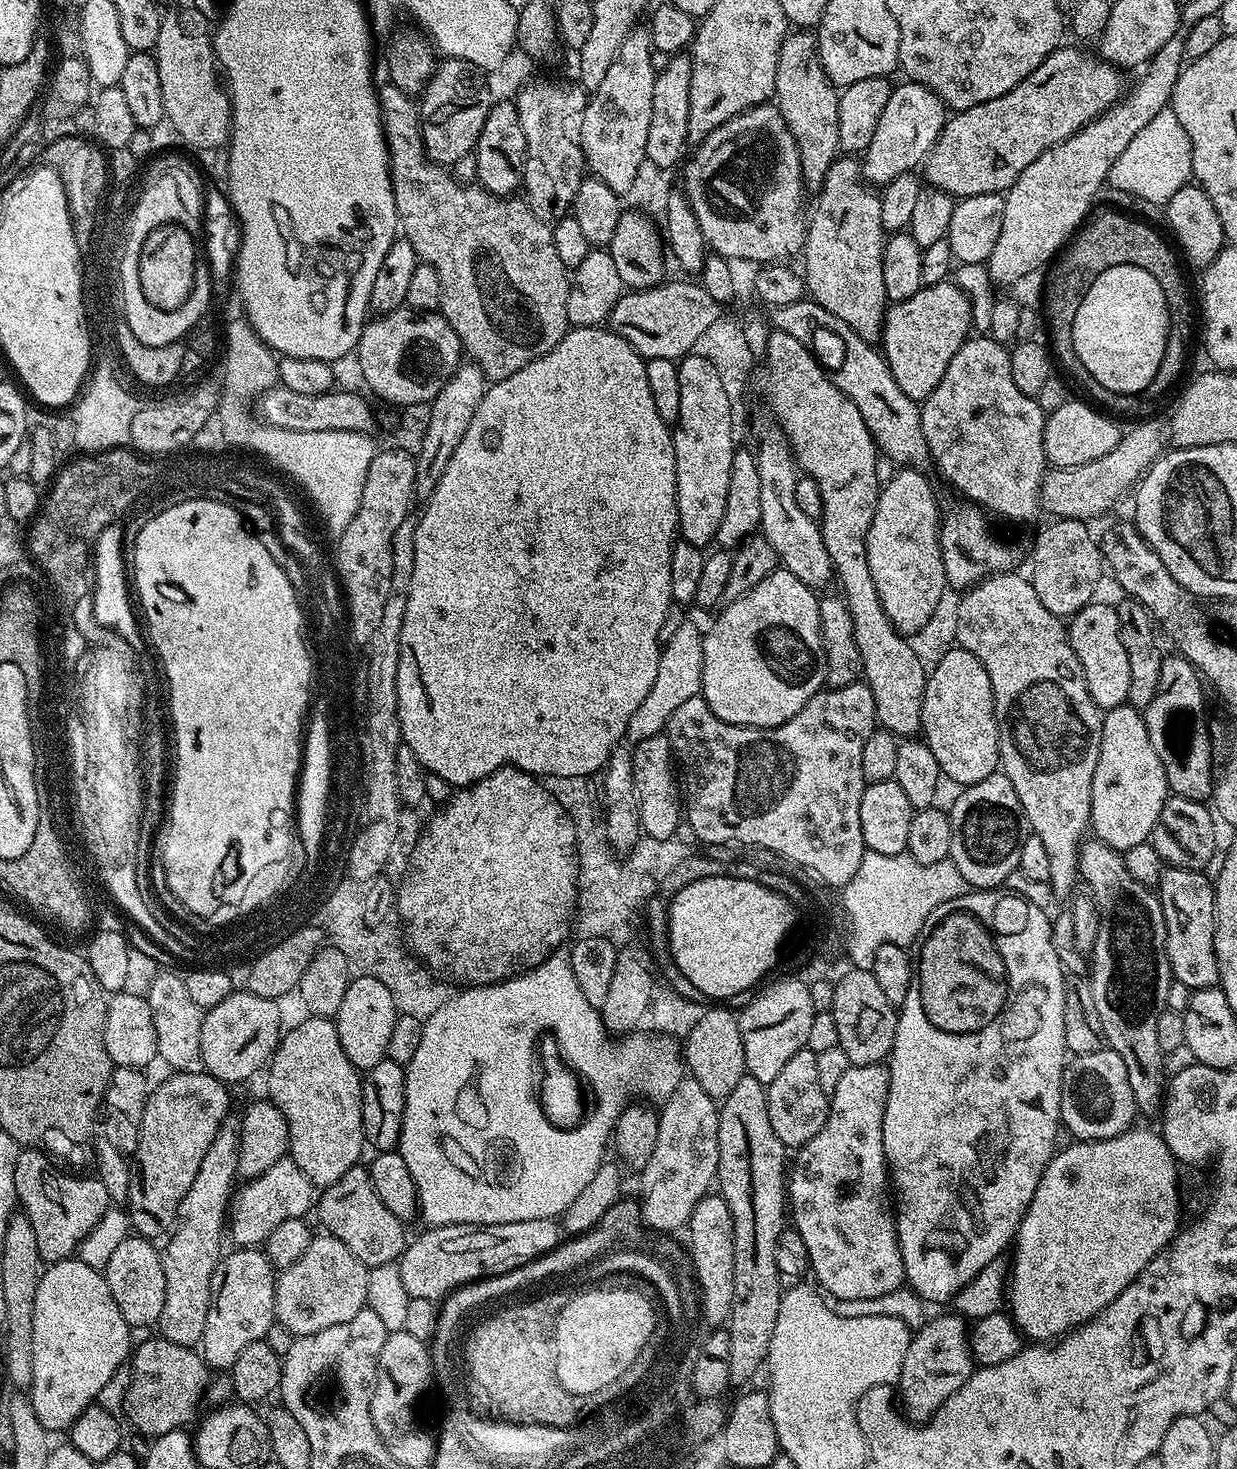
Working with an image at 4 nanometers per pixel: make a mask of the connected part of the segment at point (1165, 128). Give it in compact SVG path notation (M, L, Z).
M1165 110L1150 118L1150 122L1146 122L1146 126L1142 126L1142 130L1134 134L1130 146L1122 150L1109 170L1107 183L1148 204L1164 206L1192 179L1192 143L1186 130L1182 130L1182 122L1178 122L1172 111Z

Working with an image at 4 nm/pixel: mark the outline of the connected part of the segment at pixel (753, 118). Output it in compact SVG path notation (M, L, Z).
M769 102L759 104L756 108L750 108L740 116L730 118L722 126L718 126L712 131L710 142L705 142L695 149L696 157L685 163L684 168L684 185L682 191L687 196L689 202L692 203L694 210L694 218L698 218L698 226L704 235L704 243L715 255L727 258L729 261L736 260L760 260L756 262L780 262L784 256L792 256L801 251L804 246L804 238L806 235L806 204L804 208L804 191L806 185L804 183L804 175L802 174L802 162L798 154L798 146L794 142L794 134L790 134L790 130L786 126L786 122L782 118L782 114L777 110L775 103Z

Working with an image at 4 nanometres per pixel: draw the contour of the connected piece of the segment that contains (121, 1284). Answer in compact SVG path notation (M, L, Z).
M129 1234L124 1241L115 1247L114 1254L102 1269L106 1286L110 1286L110 1294L114 1294L114 1302L118 1302L118 1310L122 1310L122 1318L126 1318L129 1328L139 1330L147 1324L155 1325L162 1314L162 1306L166 1302L166 1274L162 1252L153 1241L143 1236Z

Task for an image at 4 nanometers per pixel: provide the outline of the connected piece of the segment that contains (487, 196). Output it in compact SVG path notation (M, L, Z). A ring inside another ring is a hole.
M391 82L385 83L379 89L380 97L380 117L384 123L384 141L388 143L388 173L392 176L392 193L394 194L394 206L398 217L398 228L402 233L403 239L414 246L417 257L423 263L434 266L438 272L438 282L441 286L442 298L440 299L439 311L444 317L444 321L452 327L454 334L458 334L460 347L466 353L467 359L479 368L485 381L495 382L510 378L522 366L534 362L542 354L554 350L558 342L570 331L570 325L567 318L567 298L568 287L570 283L569 269L564 267L562 258L558 258L558 250L554 250L554 238L552 237L552 224L547 220L540 220L535 216L525 204L523 199L509 198L506 196L495 196L493 192L488 192L485 188L472 184L459 184L451 176L447 167L436 164L428 159L424 152L424 143L422 142L422 132L420 130L420 110L417 101L406 95L402 90L398 90Z

